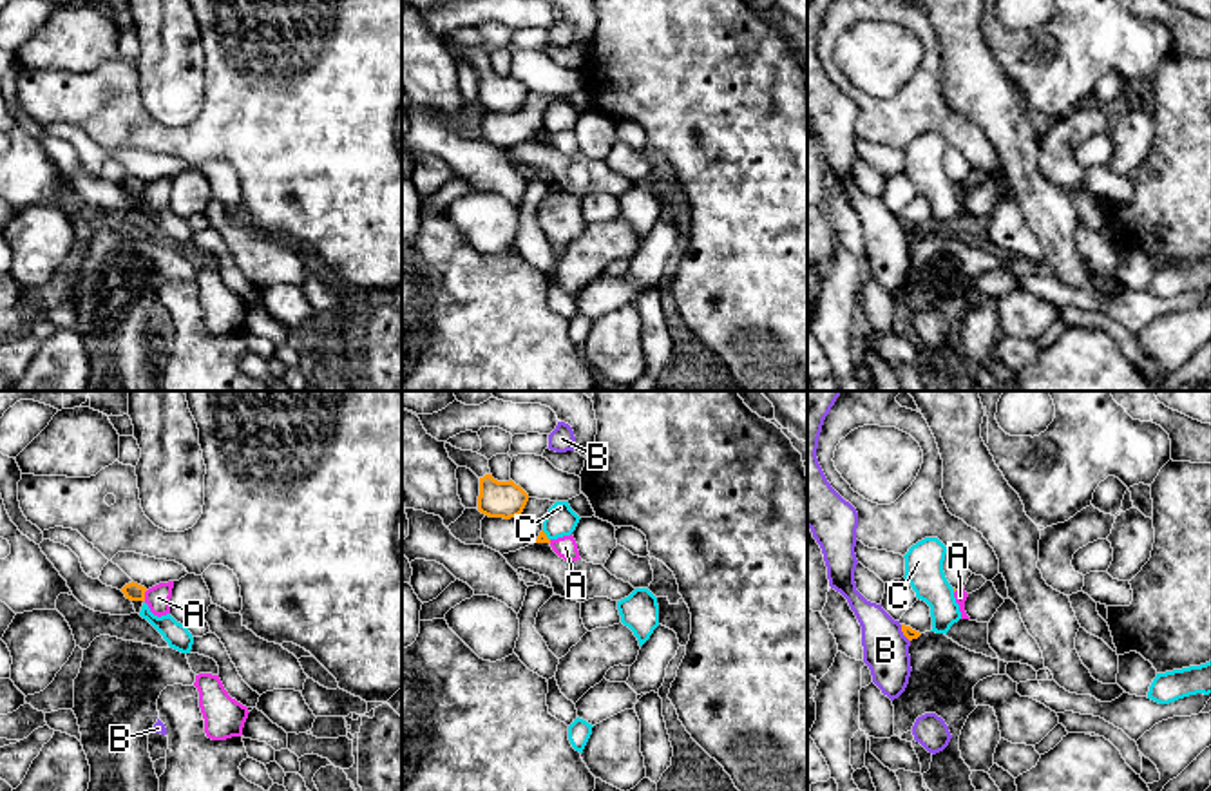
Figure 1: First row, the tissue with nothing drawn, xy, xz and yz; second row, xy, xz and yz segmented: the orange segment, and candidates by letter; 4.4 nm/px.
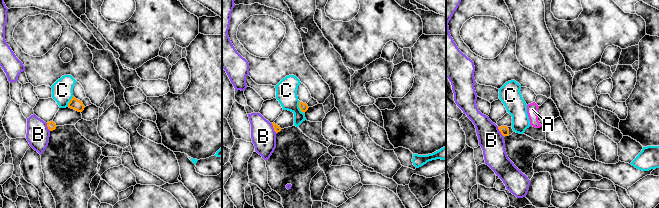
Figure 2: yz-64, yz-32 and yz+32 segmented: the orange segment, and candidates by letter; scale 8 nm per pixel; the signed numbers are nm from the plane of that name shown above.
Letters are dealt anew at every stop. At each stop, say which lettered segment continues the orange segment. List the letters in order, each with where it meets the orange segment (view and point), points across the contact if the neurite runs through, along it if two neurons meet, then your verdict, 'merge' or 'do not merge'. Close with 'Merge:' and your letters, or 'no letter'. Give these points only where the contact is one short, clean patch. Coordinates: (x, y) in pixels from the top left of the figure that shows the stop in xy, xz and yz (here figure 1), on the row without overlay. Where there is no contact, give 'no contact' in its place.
A: meets orange in xy at (143, 190); border along xy (147, 185), (143, 194); do not merge
B: meets orange in yz at (904, 228); border along yz (900, 219), (909, 236); do not merge
C: meets orange in xz at (545, 131); border along xz (542, 125), (549, 134); do not merge
Merge: no letter

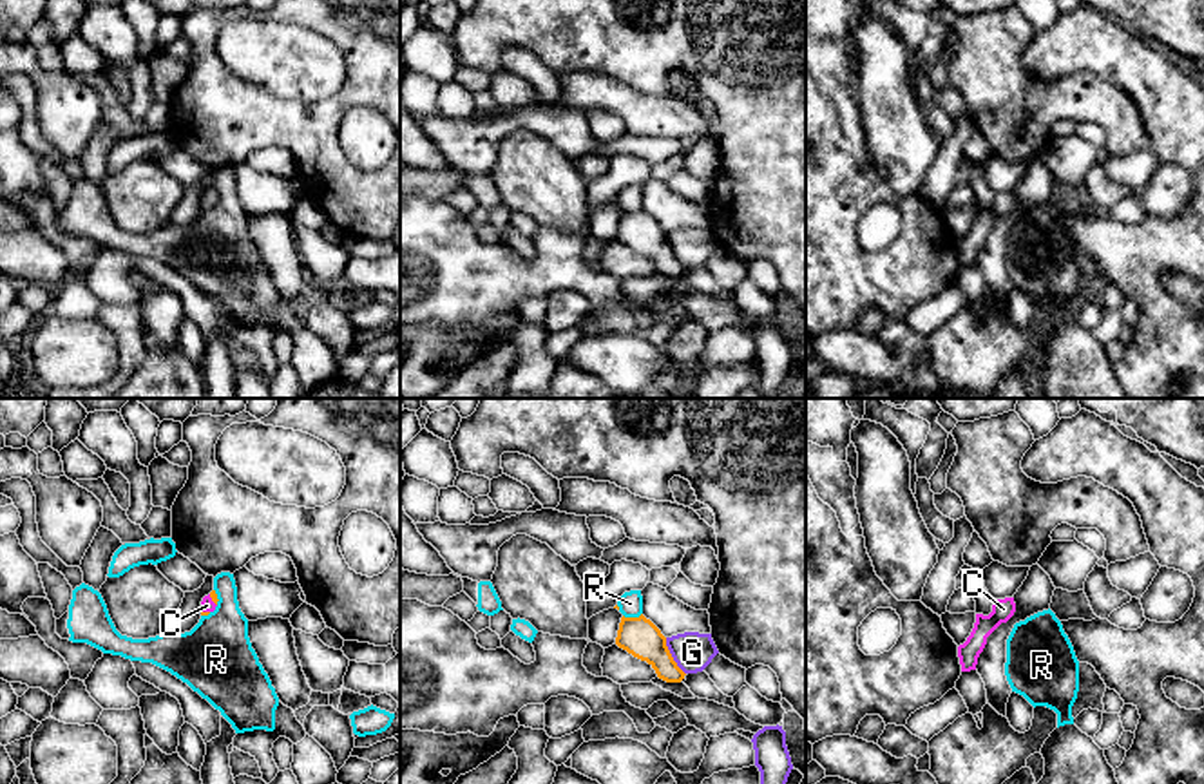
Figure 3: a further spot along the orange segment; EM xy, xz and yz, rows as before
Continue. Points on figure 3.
C: meets orange in xy at (212, 194); runs through xy (212, 189), (212, 194), (207, 200); merge
G: meets orange in xz at (670, 250); border along xz (665, 232), (672, 254), (685, 268); do not merge
R: meets orange in xz at (632, 212); do not merge
Merge: C

